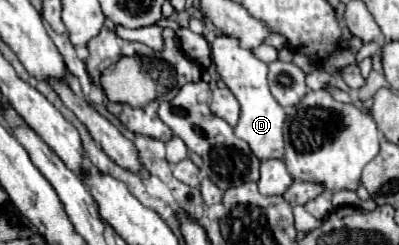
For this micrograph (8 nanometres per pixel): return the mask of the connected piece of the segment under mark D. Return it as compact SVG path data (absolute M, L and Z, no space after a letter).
M218 35L212 43L212 61L216 65L216 71L220 79L226 83L226 87L232 91L232 95L240 103L240 121L236 125L236 135L244 139L252 153L260 159L282 159L284 157L284 139L282 139L282 125L284 125L284 109L278 105L278 101L270 95L268 89L268 65L258 61L252 51L240 49L238 41L232 37Z

